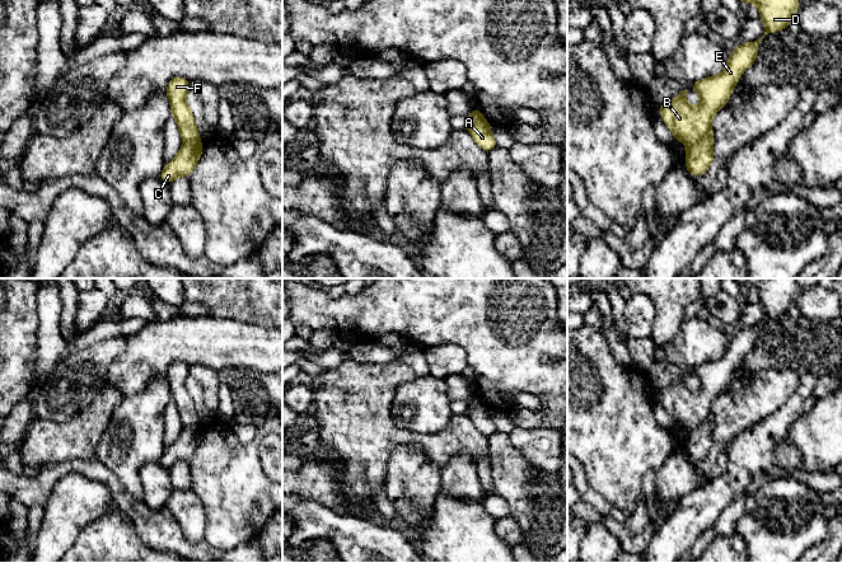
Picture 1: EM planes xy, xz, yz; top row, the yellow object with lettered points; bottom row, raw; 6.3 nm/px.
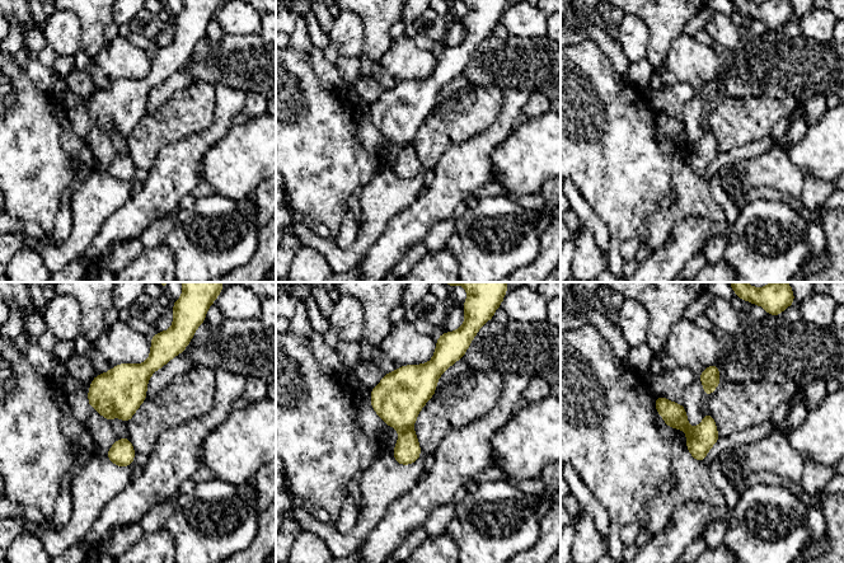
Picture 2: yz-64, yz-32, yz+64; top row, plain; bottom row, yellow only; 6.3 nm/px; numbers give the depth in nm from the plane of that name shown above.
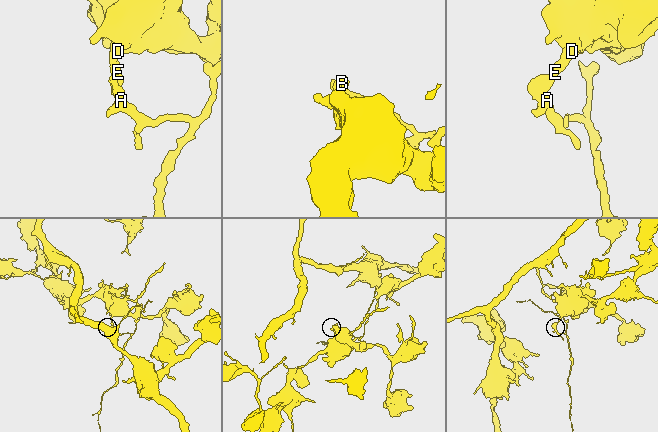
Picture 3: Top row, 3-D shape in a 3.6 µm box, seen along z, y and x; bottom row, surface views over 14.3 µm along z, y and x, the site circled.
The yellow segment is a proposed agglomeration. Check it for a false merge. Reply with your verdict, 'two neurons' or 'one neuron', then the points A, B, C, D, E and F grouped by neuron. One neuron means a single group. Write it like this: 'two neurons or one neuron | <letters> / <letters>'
two neurons | A C / B D E F

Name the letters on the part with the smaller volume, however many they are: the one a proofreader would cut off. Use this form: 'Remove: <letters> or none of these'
Remove: A, C

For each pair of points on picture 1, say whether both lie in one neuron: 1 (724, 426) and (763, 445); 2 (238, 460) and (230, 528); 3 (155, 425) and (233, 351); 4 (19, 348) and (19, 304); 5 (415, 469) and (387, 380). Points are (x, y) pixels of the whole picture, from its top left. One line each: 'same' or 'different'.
1: different
2: same
3: different
4: same
5: different

